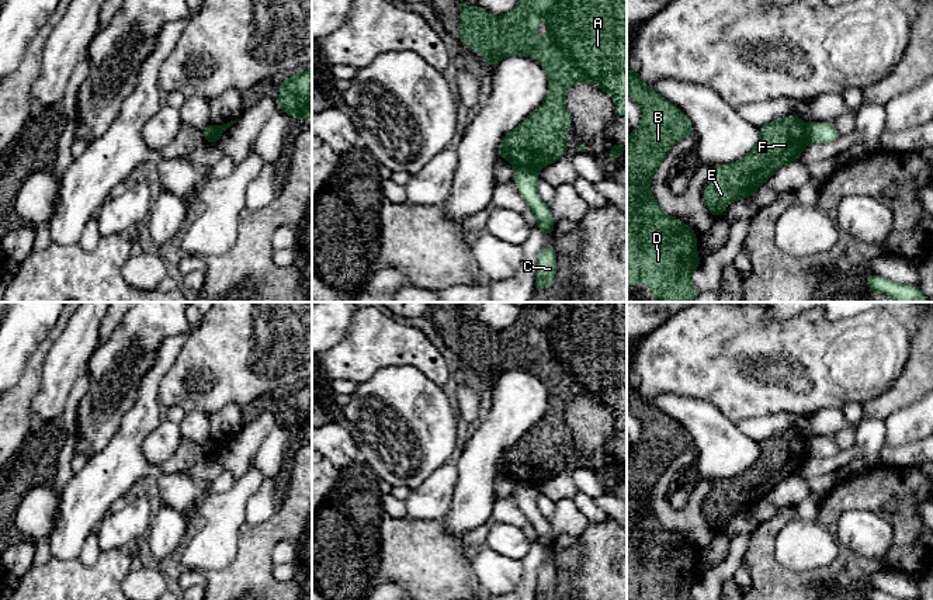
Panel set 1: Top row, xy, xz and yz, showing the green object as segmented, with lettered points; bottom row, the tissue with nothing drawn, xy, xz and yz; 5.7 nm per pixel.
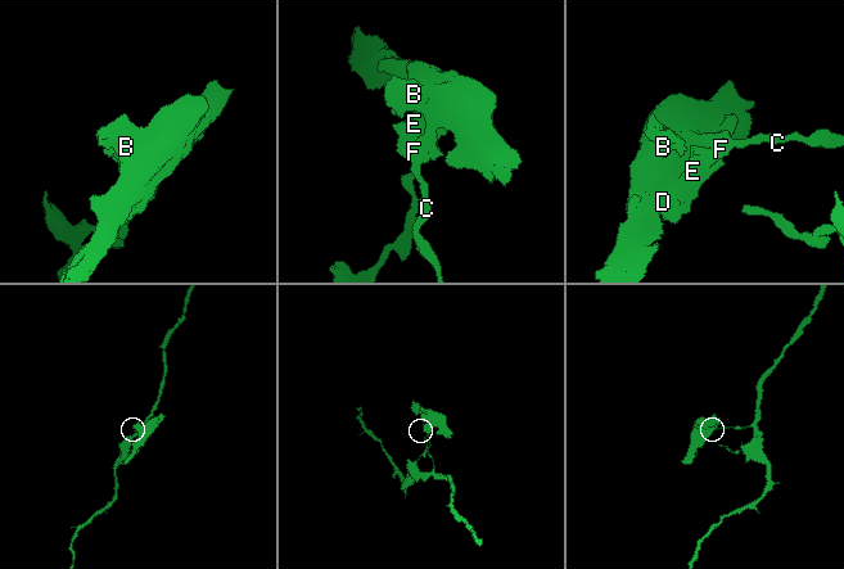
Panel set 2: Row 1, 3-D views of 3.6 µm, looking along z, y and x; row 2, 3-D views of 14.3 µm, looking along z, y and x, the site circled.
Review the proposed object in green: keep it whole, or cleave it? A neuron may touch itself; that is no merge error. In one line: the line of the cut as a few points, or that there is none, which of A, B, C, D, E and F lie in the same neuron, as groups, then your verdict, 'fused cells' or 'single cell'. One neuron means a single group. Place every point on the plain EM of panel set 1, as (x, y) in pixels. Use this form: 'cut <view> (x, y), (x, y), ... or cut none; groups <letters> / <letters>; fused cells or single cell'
cut xz (517, 482), (536, 488); groups A B D E F / C; fused cells

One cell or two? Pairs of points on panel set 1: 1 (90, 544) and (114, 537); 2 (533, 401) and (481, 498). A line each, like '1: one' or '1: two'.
1: two
2: one

